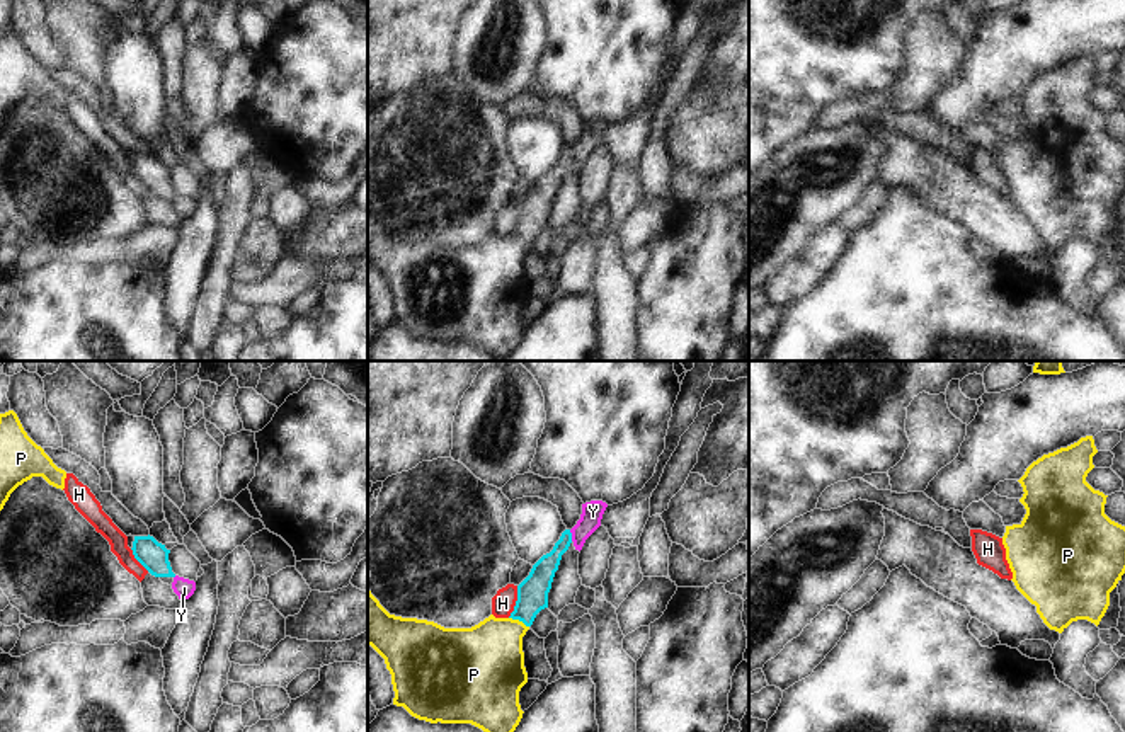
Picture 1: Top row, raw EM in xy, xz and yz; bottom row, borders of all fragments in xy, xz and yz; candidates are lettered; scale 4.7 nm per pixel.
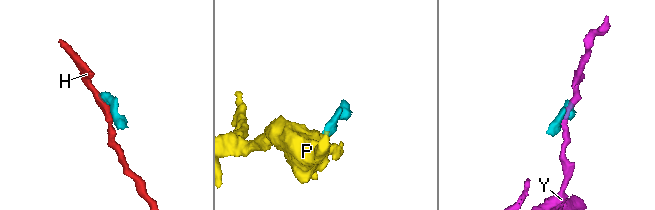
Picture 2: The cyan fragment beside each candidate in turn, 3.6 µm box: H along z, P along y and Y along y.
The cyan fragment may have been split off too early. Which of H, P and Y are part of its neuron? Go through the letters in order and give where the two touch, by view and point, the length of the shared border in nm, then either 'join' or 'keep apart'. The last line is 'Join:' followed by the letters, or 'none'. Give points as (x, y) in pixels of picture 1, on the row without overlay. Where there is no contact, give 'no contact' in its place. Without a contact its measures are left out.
H: contact xz (516, 220); length 160 nm; keep apart
P: contact xz (519, 239); length 110 nm; join
Y: contact xz (571, 154); length 60 nm; keep apart
Join: P

